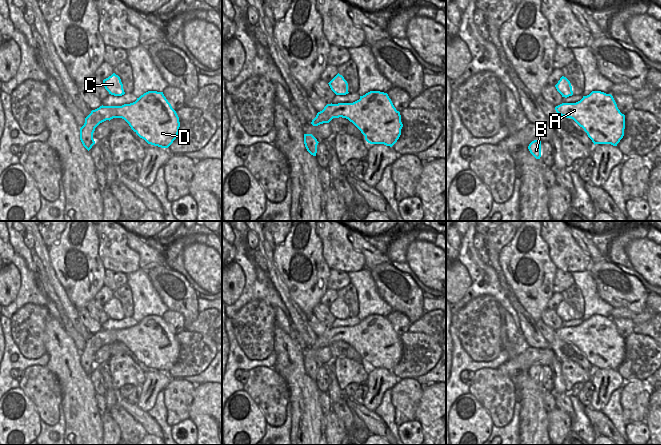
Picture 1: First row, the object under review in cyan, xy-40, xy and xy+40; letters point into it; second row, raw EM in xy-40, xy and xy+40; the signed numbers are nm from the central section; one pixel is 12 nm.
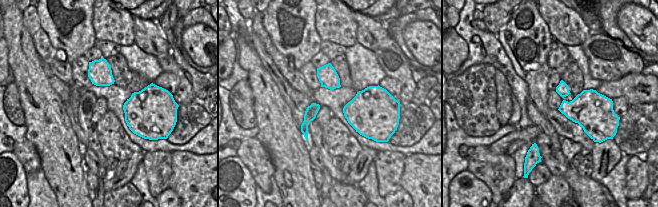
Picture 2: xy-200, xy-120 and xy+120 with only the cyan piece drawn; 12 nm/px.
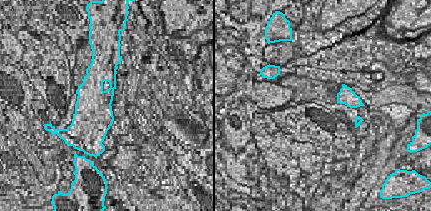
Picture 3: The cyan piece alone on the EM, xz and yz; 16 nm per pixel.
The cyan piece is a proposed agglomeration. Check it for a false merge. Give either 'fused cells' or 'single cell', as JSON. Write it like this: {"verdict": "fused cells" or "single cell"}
{"verdict": "single cell"}

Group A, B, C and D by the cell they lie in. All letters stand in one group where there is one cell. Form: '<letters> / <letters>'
A B C D

